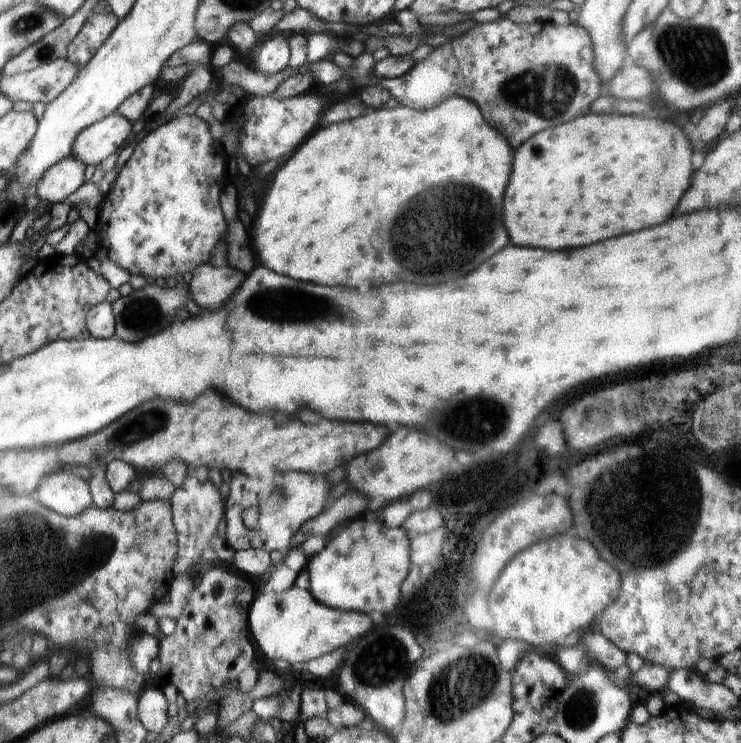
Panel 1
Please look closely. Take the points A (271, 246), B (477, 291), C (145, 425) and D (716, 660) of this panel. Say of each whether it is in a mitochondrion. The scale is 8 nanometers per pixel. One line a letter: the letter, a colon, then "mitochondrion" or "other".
A: other
B: other
C: mitochondrion
D: other

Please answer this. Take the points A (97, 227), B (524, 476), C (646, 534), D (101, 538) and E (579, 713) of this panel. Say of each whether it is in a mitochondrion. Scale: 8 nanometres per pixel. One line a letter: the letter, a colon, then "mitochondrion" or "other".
A: other
B: other
C: mitochondrion
D: mitochondrion
E: mitochondrion

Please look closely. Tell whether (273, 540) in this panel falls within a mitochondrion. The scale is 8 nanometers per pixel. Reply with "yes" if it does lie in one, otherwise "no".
no

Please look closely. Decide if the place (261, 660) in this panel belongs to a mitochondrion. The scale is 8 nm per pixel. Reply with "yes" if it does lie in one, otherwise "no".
no

